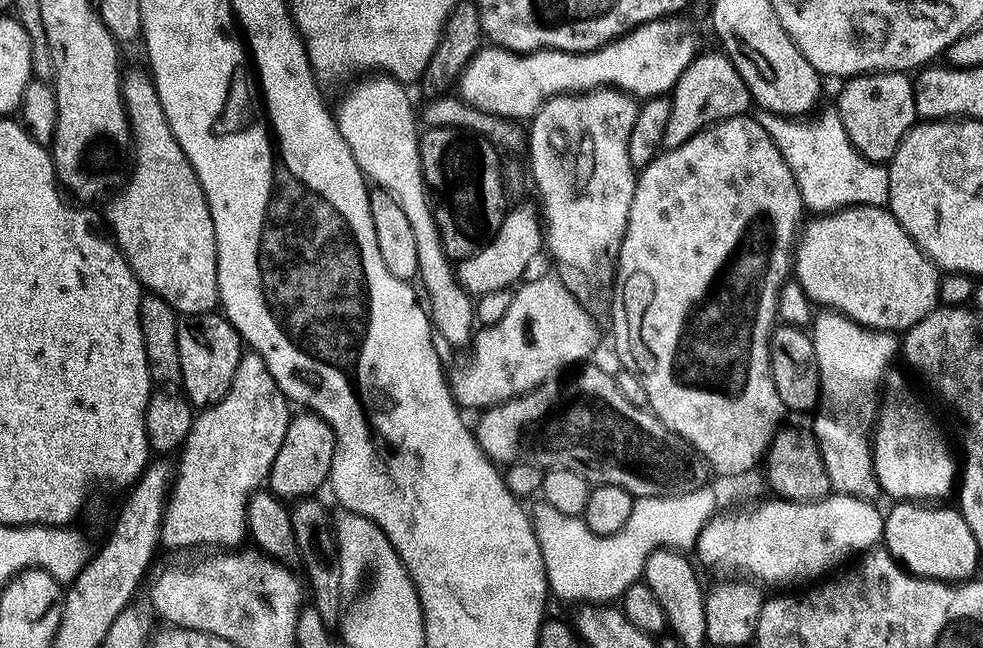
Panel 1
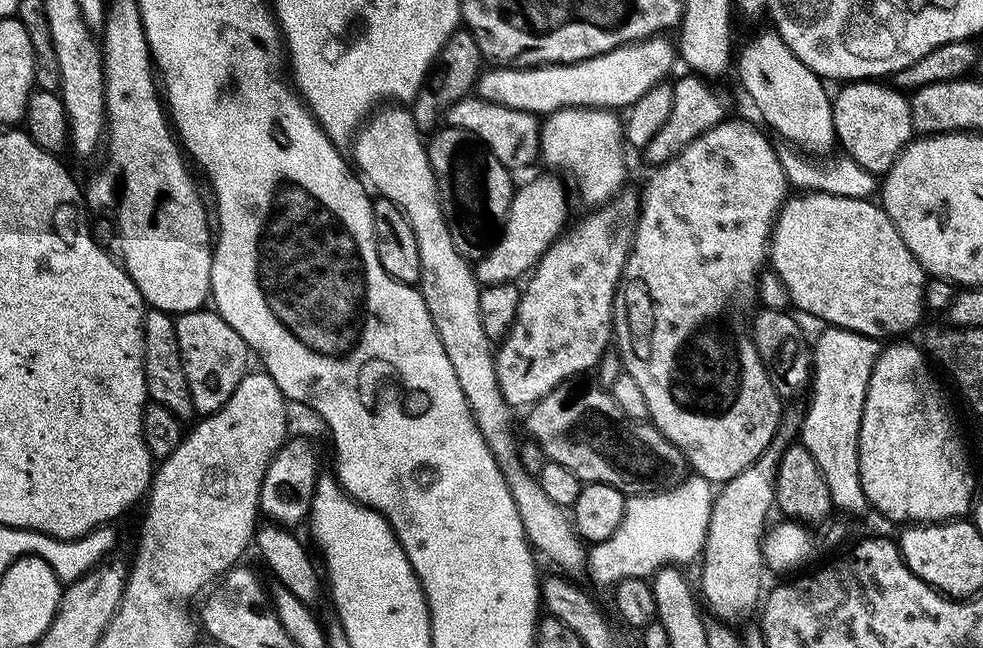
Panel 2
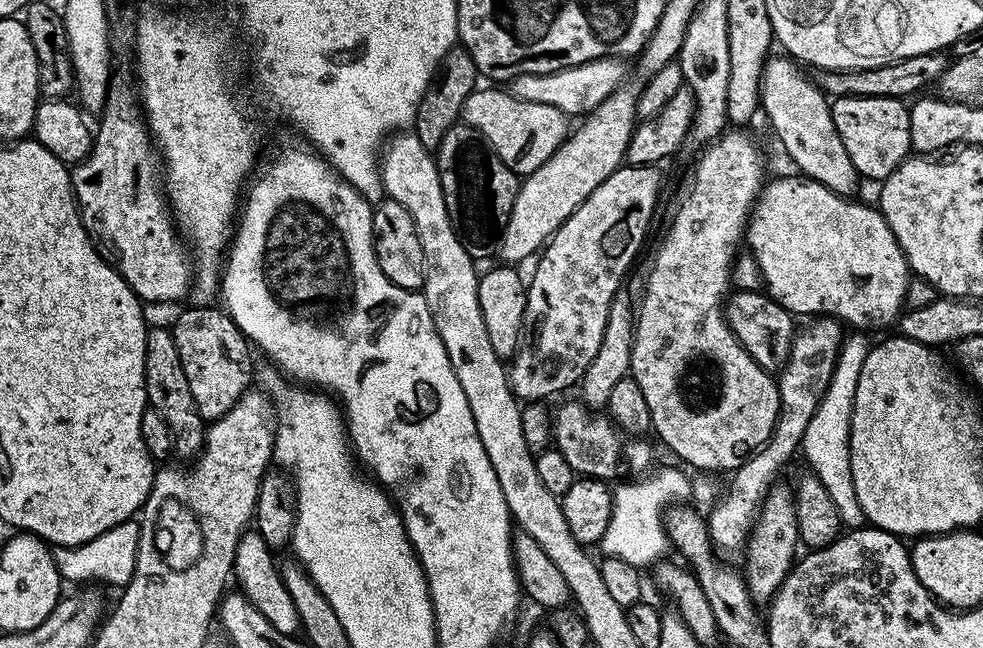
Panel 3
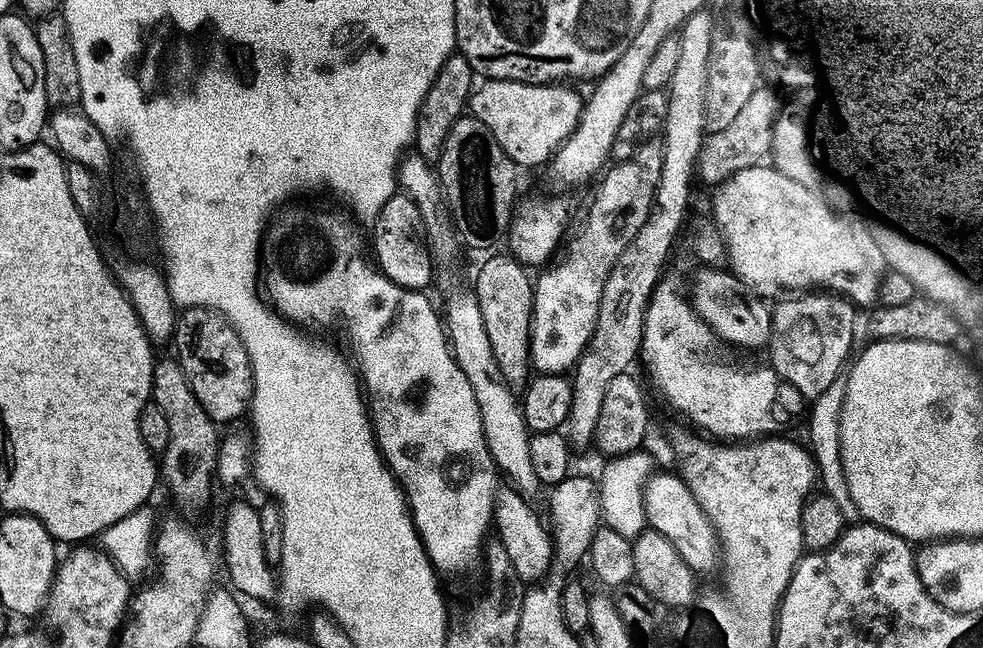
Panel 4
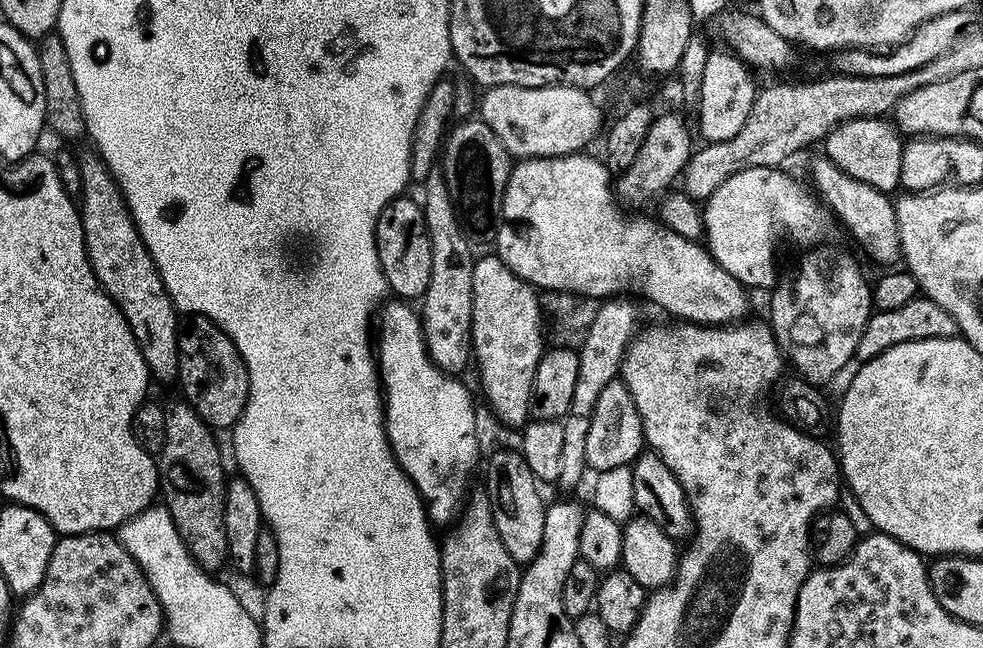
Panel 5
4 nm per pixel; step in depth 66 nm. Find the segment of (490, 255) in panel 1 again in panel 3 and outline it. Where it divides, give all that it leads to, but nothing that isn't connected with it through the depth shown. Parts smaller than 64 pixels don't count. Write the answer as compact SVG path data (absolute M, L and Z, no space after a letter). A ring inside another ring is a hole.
M639 83L630 84L587 113L581 128L577 132L575 129L548 161L521 179L514 210L500 233L498 256L505 265L516 266L527 256L535 257L582 202L623 165L638 120L637 102L642 89Z

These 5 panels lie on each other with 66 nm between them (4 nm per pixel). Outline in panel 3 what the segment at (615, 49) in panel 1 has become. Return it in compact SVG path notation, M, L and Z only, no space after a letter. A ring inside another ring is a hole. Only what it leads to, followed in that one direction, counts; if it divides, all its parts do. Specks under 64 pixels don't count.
M609 58L586 62L582 66L574 66L550 74L518 76L511 81L510 92L526 102L540 102L543 105L557 107L568 118L574 118L574 116L580 118L592 112L600 103L606 102L606 98L620 91L625 83L624 64L623 59Z

